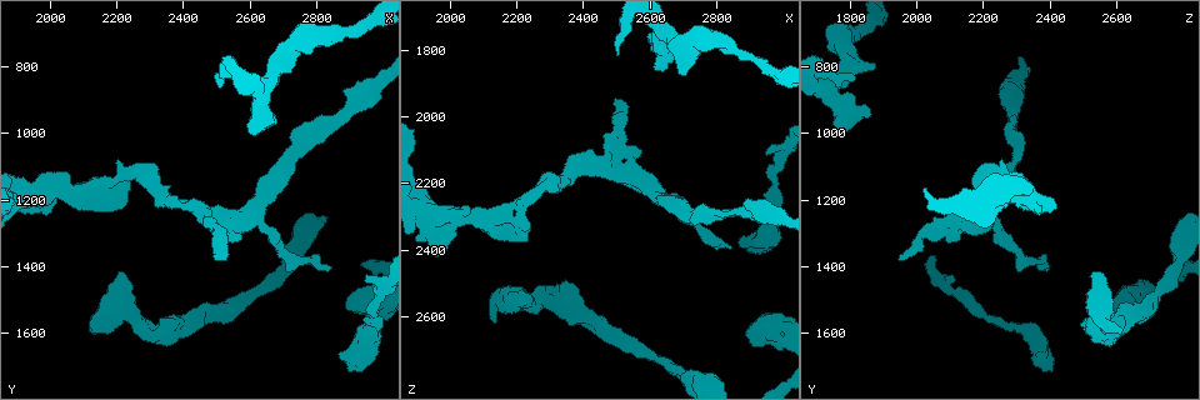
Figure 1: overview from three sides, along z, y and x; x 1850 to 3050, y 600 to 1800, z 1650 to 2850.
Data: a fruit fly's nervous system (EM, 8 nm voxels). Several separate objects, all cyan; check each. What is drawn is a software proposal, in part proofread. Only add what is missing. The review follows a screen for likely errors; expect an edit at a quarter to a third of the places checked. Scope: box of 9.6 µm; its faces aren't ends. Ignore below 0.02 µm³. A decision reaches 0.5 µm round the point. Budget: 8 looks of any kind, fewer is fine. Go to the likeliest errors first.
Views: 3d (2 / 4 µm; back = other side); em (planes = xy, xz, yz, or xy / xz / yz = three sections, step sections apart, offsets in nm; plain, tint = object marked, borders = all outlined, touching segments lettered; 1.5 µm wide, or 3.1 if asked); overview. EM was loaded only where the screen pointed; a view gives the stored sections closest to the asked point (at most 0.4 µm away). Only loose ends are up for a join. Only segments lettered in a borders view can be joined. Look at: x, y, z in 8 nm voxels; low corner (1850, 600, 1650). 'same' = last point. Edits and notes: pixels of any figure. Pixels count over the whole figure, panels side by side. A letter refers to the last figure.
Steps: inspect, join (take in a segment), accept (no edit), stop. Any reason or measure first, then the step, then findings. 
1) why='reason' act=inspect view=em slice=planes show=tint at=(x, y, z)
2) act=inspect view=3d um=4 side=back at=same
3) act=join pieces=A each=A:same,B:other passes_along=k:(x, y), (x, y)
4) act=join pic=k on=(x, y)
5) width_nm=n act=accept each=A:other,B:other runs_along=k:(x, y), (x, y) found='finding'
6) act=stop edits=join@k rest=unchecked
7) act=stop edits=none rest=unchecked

why='end of a long branch' act=inspect view=3d um=4 at=(2850, 1400, 2390)

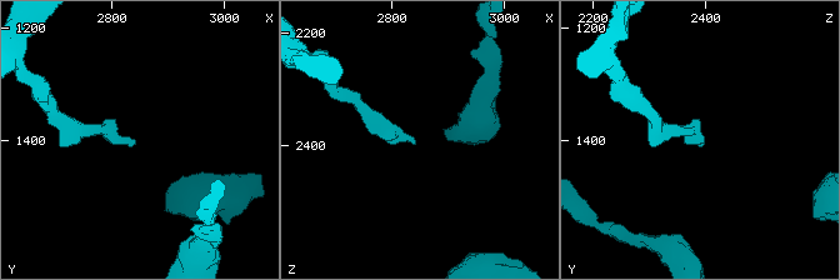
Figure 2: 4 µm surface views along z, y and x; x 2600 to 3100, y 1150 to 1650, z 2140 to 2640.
why='now the EM' act=inspect view=em slice=planes show=tint at=(2840, 1400, 2395)

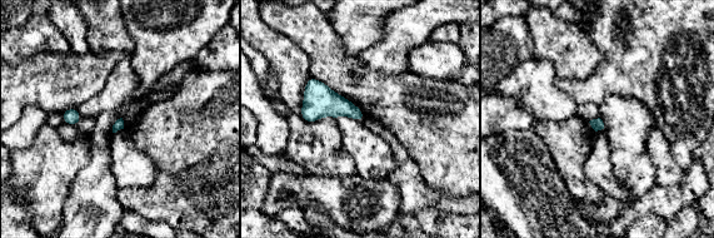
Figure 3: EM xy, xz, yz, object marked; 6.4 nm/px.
act=inspect view=em slice=planes show=borders at=same

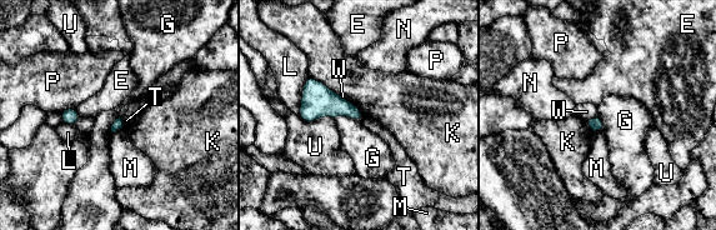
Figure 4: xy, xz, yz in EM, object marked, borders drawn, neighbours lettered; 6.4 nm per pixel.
act=accept each=E:other,G:other,K:other,L:other,M:other,N:other,P:other,T:other,U:other,W:other border=4:(597, 116), (587, 121) found='none of them fits'

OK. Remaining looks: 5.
why='an open end' act=inspect view=em slice=planes show=borders at=(2500, 840, 1820)

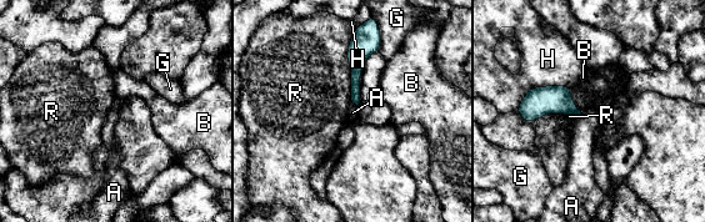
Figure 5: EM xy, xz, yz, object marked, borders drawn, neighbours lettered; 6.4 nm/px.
act=accept each=A:other,B:other,G:other,H:other,R:other border=5:(351, 102), (358, 106) found='none of them fits'

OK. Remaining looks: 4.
why='branch stops here' act=inspect view=3d um=2 at=(2530, 1390, 1960)

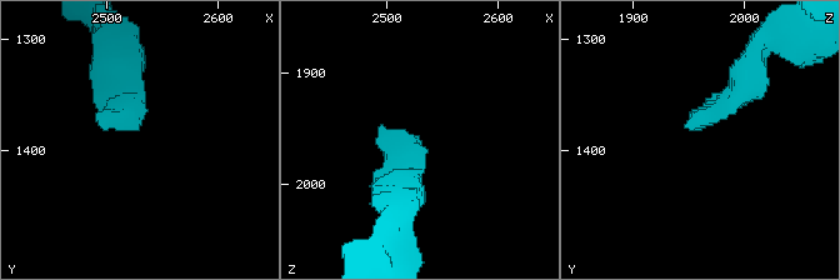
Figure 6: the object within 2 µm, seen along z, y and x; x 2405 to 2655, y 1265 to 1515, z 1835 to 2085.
why='now the EM' act=inspect view=em slice=planes show=borders at=(2524, 1386, 1958)

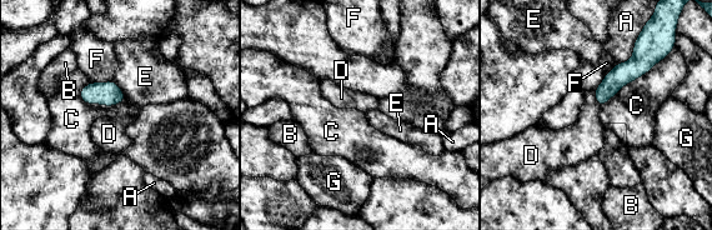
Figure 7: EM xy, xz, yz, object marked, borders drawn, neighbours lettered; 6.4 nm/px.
longest_contact=C:550nm act=join pieces=D each=A:other,B:other,C:other,D:same,E:other,F:other,G:other found='the neuron continues'

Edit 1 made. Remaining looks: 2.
act=stop edits=join@7 rest=unchecked

